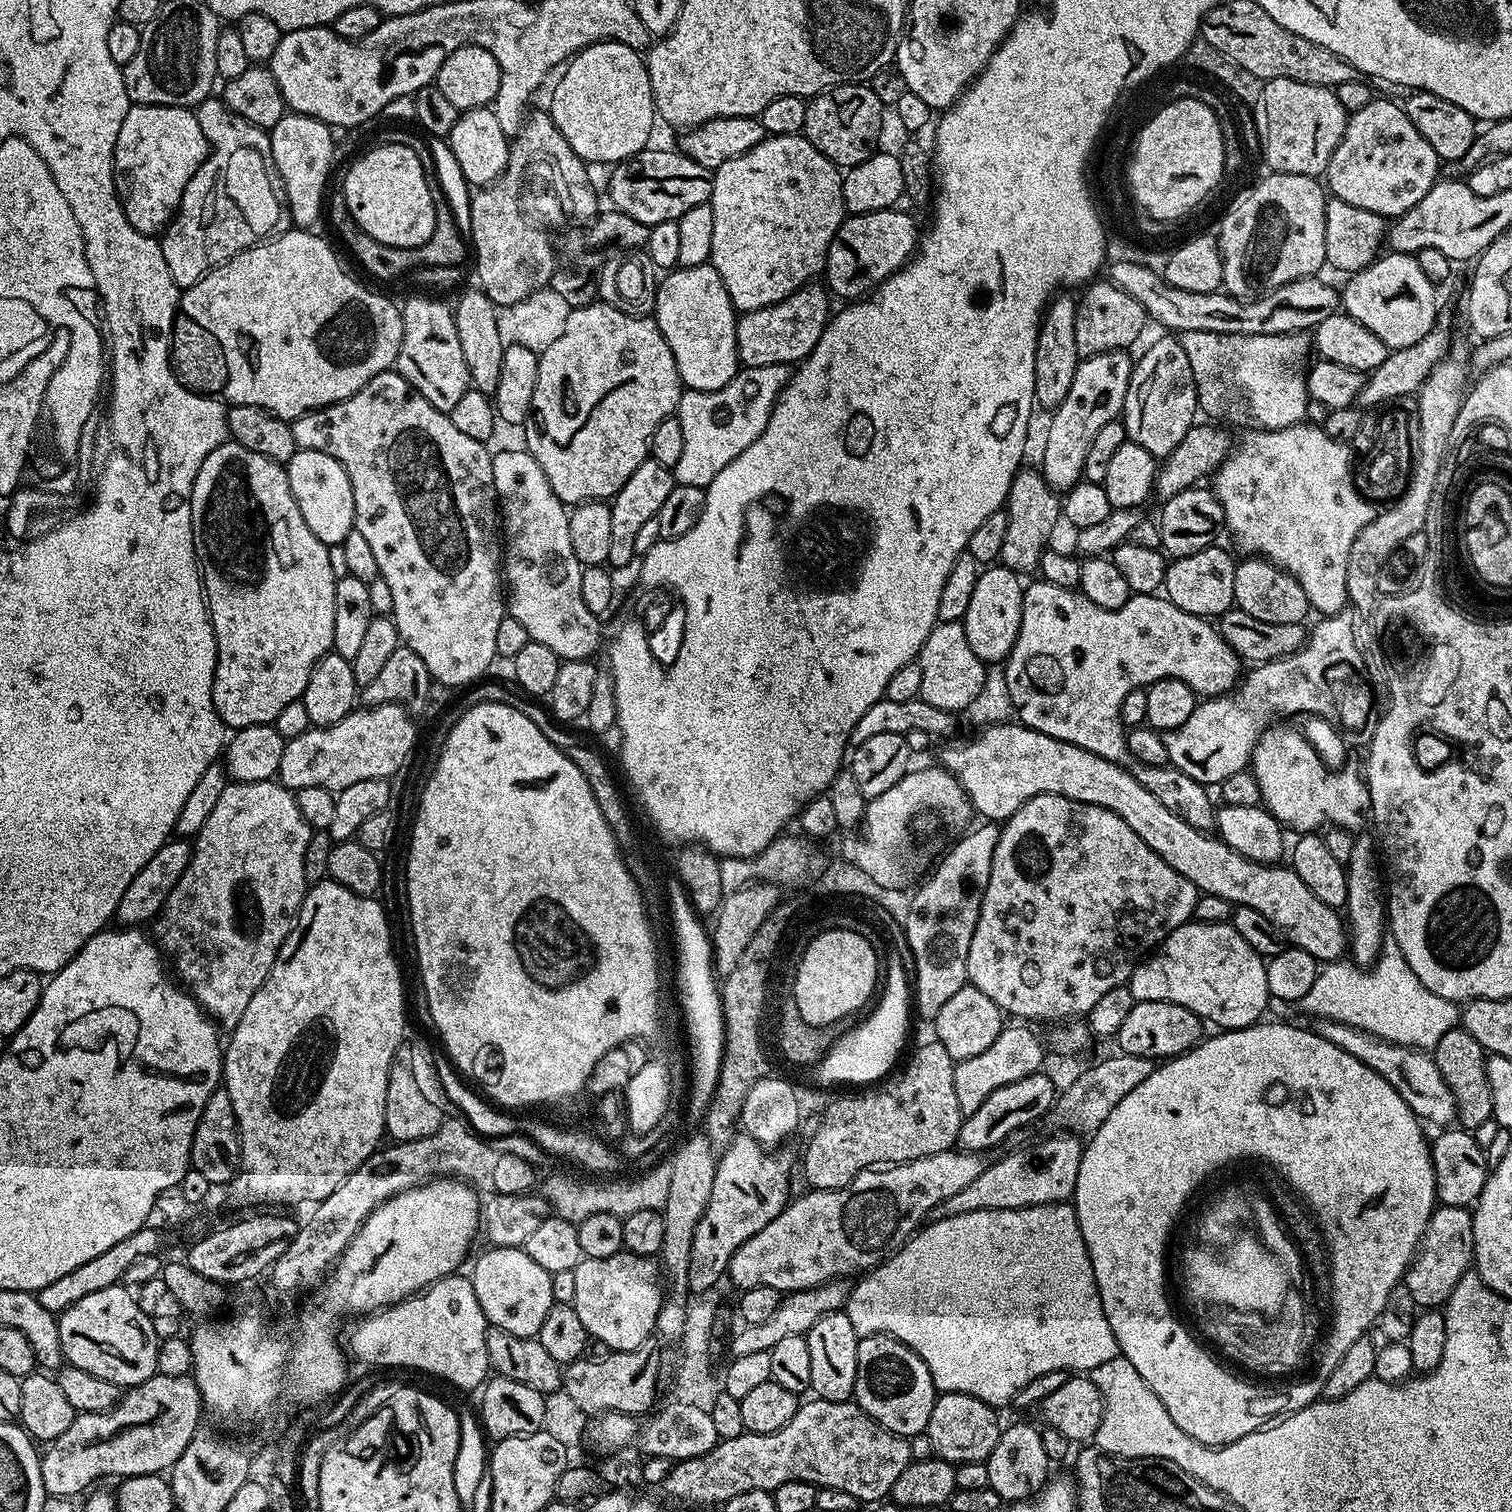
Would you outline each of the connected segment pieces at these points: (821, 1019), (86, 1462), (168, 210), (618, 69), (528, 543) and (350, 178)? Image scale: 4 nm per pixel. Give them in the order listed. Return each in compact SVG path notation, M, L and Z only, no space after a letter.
M830 927L824 933L809 939L804 946L804 953L796 964L796 977L792 980L791 999L798 1006L798 1014L802 1014L802 1018L814 1026L826 1026L847 1016L856 1016L859 1008L863 1009L867 1005L870 994L878 988L876 956L871 942L858 932Z
M157 1374L146 1382L133 1384L110 1410L77 1414L70 1422L70 1430L43 1449L40 1469L44 1491L48 1496L76 1498L103 1476L167 1473L201 1427L200 1416L200 1391L191 1375L170 1378Z
M132 104L122 130L118 130L112 159L114 191L120 195L120 205L130 226L143 236L159 237L172 223L190 178L204 165L209 151L193 109Z
M599 40L596 44L587 44L584 49L577 52L575 56L567 61L564 73L560 76L560 81L556 84L556 89L552 92L552 108L550 107L550 115L554 126L558 126L558 130L562 134L562 138L566 138L566 142L574 150L574 154L578 154L578 158L592 164L608 164L607 166L615 166L621 160L628 160L632 156L637 156L639 152L643 152L649 147L652 136L652 120L657 119L656 104L652 100L652 87L650 86L650 74L645 57L639 51L630 46L626 46L617 40Z
M523 447L493 451L492 469L502 517L507 611L526 626L529 640L550 646L561 661L595 657L600 648L601 621L582 602L578 561L568 542L569 509L554 494L542 466Z
M380 142L376 146L377 148L370 149L365 156L358 157L349 166L348 173L344 176L344 188L342 188L346 206L354 222L358 222L360 231L368 236L369 241L376 243L377 240L377 245L393 250L422 246L434 234L435 208L418 155L406 145Z

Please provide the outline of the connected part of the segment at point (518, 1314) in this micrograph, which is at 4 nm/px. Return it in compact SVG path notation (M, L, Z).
M488 1246L485 1249L485 1252L477 1258L472 1272L470 1271L474 1294L478 1294L478 1306L482 1306L482 1314L493 1328L501 1328L515 1336L539 1337L542 1321L546 1319L546 1314L550 1314L554 1303L550 1294L552 1273L542 1270L542 1266L538 1266L538 1262L534 1262L534 1258L530 1258L530 1254L526 1254L523 1247L494 1248Z

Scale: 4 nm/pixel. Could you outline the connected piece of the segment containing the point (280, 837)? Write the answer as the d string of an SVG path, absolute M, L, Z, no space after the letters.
M275 779L246 782L245 784L229 782L226 790L222 790L222 798L218 798L210 818L206 818L206 826L202 826L200 833L194 837L190 866L186 866L186 870L182 870L182 878L178 878L174 890L170 890L170 898L166 898L163 910L154 921L156 947L160 949L161 953L170 957L175 979L200 1003L200 1007L212 1017L221 1029L231 1030L238 1026L238 1018L242 1018L242 1014L246 1014L246 1006L250 1006L250 998L254 998L258 986L262 986L262 982L266 982L266 974L270 974L276 956L280 953L280 948L293 926L296 914L300 910L300 904L304 901L306 891L304 859L306 858L306 846L310 842L313 831L314 829L306 822L306 818L302 816L302 810L298 808L293 789L285 788Z

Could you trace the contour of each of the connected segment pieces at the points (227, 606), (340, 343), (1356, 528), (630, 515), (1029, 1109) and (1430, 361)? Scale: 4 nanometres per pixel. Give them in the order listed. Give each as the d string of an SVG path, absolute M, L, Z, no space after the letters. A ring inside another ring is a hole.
M229 439L218 445L202 462L202 470L198 470L198 478L194 478L194 490L190 498L190 514L192 515L192 533L196 558L202 569L204 595L208 602L208 613L212 619L212 629L216 635L216 669L214 670L214 706L222 722L229 729L239 730L246 726L272 724L282 709L290 706L290 702L301 699L306 690L306 682L310 682L310 674L321 658L333 651L334 638L334 590L337 579L334 570L330 570L330 554L328 545L323 544L306 526L306 518L302 518L302 510L298 510L298 502L290 490L290 478L285 465L266 458L266 454L258 454L258 450L250 450L237 440Z
M292 230L283 234L273 235L271 238L254 245L253 248L242 250L234 254L226 262L222 262L217 268L211 268L209 272L194 286L183 289L180 293L179 311L185 316L194 318L200 326L206 326L210 334L219 339L220 345L227 352L226 386L222 393L223 399L229 405L241 404L242 406L258 406L267 412L273 412L280 420L294 421L315 408L324 408L327 404L337 404L353 396L370 378L389 371L395 365L402 338L404 337L404 314L392 300L387 300L380 292L371 292L364 284L359 284L342 265L336 264L332 268L332 259L336 252L320 236L315 236L312 230Z
M1309 422L1294 424L1289 428L1278 429L1276 431L1255 431L1246 433L1244 441L1241 444L1240 442L1237 443L1232 448L1225 460L1221 462L1219 468L1212 472L1210 476L1210 487L1224 511L1224 523L1227 531L1230 530L1236 535L1236 544L1244 551L1244 554L1252 558L1269 560L1275 567L1281 568L1289 576L1293 576L1296 579L1296 584L1302 586L1305 601L1311 607L1313 604L1320 611L1319 615L1321 617L1335 616L1336 613L1345 611L1346 605L1349 603L1348 591L1346 590L1346 566L1350 558L1350 550L1354 546L1354 538L1358 538L1360 531L1378 515L1377 509L1372 509L1375 507L1365 500L1356 488L1354 479L1354 452L1352 456L1351 447L1348 444L1343 444L1334 438L1330 438L1324 433L1323 427Z
M647 459L642 461L638 470L626 478L626 486L618 490L610 501L612 513L610 514L610 554L606 564L609 569L624 568L632 559L637 559L634 548L634 538L638 530L651 519L656 518L658 510L662 510L662 502L670 495L670 490L675 486L676 478L673 469L662 466L657 460Z
M1041 1070L1026 1078L1018 1078L1018 1082L1010 1082L1010 1086L994 1090L994 1094L990 1094L990 1098L986 1098L986 1102L982 1102L978 1110L974 1110L974 1114L963 1117L959 1147L966 1152L987 1153L987 1148L998 1147L1011 1132L1034 1123L1039 1116L1047 1117L1052 1105L1056 1103L1058 1087L1046 1073L1047 1071Z
M1444 306L1437 307L1434 326L1430 326L1430 330L1423 338L1418 338L1414 346L1391 349L1386 362L1382 362L1382 366L1378 366L1373 372L1367 373L1364 386L1359 392L1357 405L1370 406L1376 410L1393 400L1415 397L1426 382L1426 378L1430 378L1430 370L1434 370L1434 366L1438 366L1438 362L1444 360L1453 343L1452 312Z

